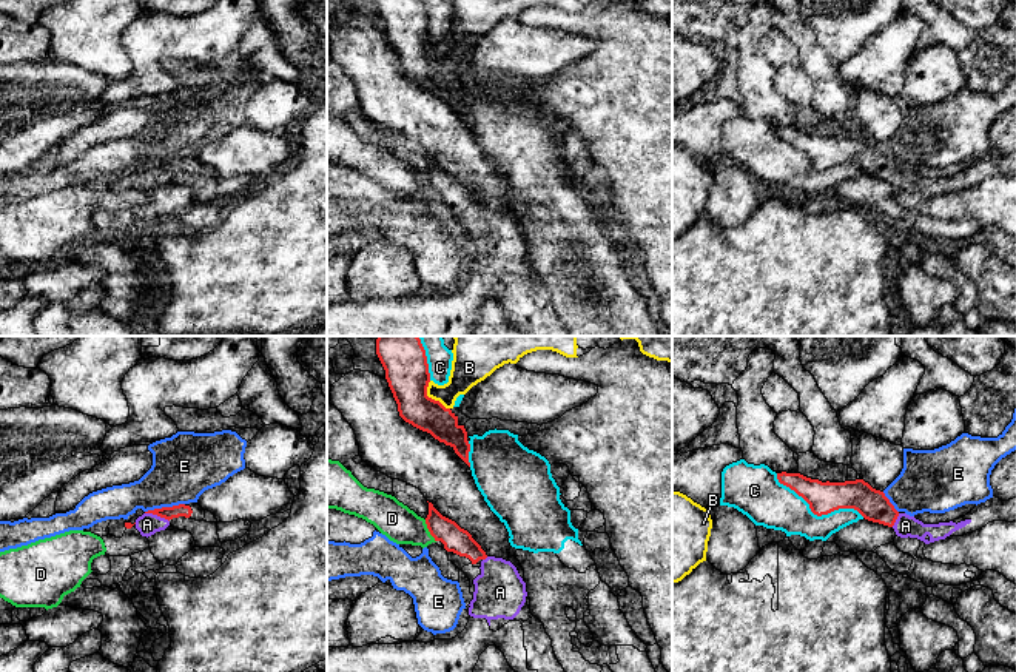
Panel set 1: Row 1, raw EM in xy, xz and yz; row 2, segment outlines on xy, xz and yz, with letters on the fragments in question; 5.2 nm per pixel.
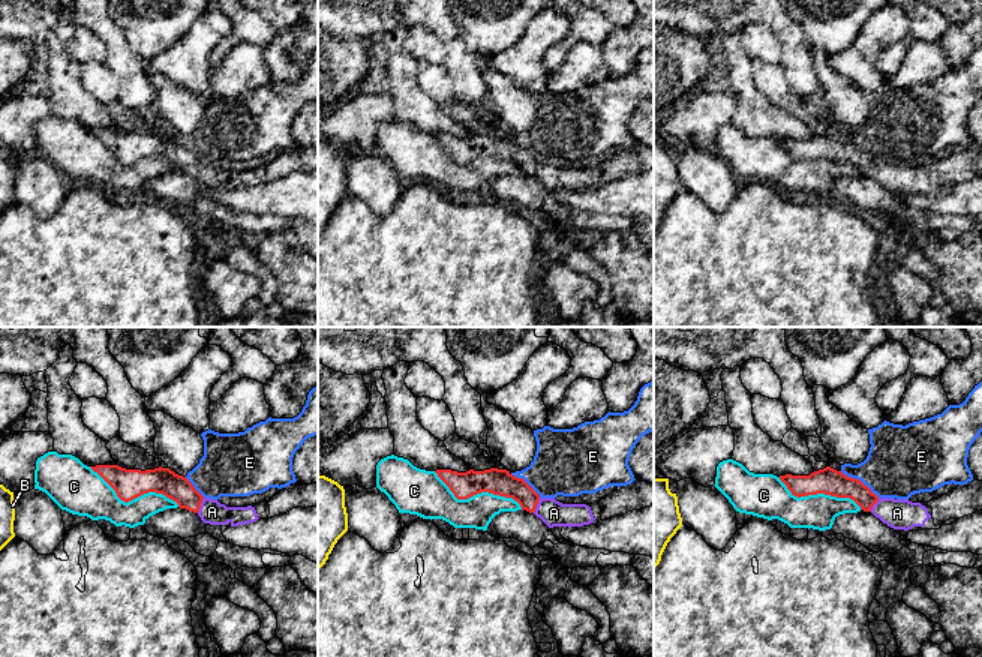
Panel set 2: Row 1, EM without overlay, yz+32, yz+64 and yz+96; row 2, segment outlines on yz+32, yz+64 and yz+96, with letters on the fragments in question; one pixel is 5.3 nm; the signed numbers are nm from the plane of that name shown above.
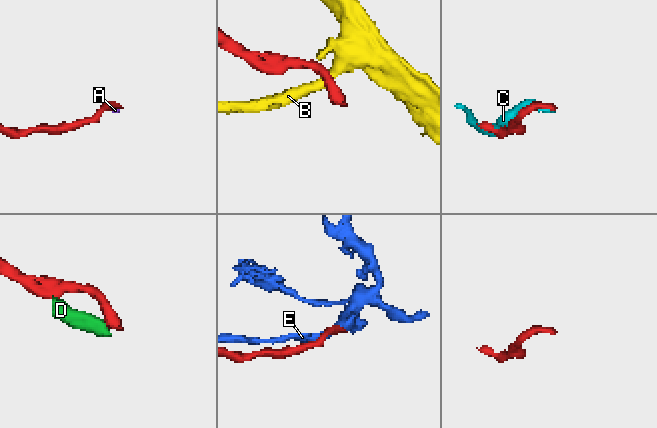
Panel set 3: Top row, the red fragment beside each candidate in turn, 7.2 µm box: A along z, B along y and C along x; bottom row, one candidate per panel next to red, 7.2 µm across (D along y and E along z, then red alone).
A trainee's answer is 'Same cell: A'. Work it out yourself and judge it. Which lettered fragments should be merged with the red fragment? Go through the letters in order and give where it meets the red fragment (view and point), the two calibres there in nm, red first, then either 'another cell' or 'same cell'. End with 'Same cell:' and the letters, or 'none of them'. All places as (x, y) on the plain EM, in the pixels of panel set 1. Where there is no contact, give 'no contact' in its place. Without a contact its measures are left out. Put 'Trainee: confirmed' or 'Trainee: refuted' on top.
Trainee: confirmed
A: meets red in xy at (158, 170); 70 nm thick on the red side, 110 nm on the other; same cell
B: meets red in xz at (430, 53); 220 nm thick on the red side, 180 nm on the other; another cell
C: meets red in yz at (816, 168); 160 nm thick on the red side, 240 nm on the other; another cell
D: meets red in xz at (429, 185); 140 nm thick on the red side, 190 nm on the other; another cell
E: meets red in xy at (164, 162); 70 nm thick on the red side, 340 nm on the other; another cell
Same cell: A

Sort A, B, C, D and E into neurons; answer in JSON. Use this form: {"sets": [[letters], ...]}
{"sets": [["A"], ["B"], ["C"], ["D"], ["E"]]}

